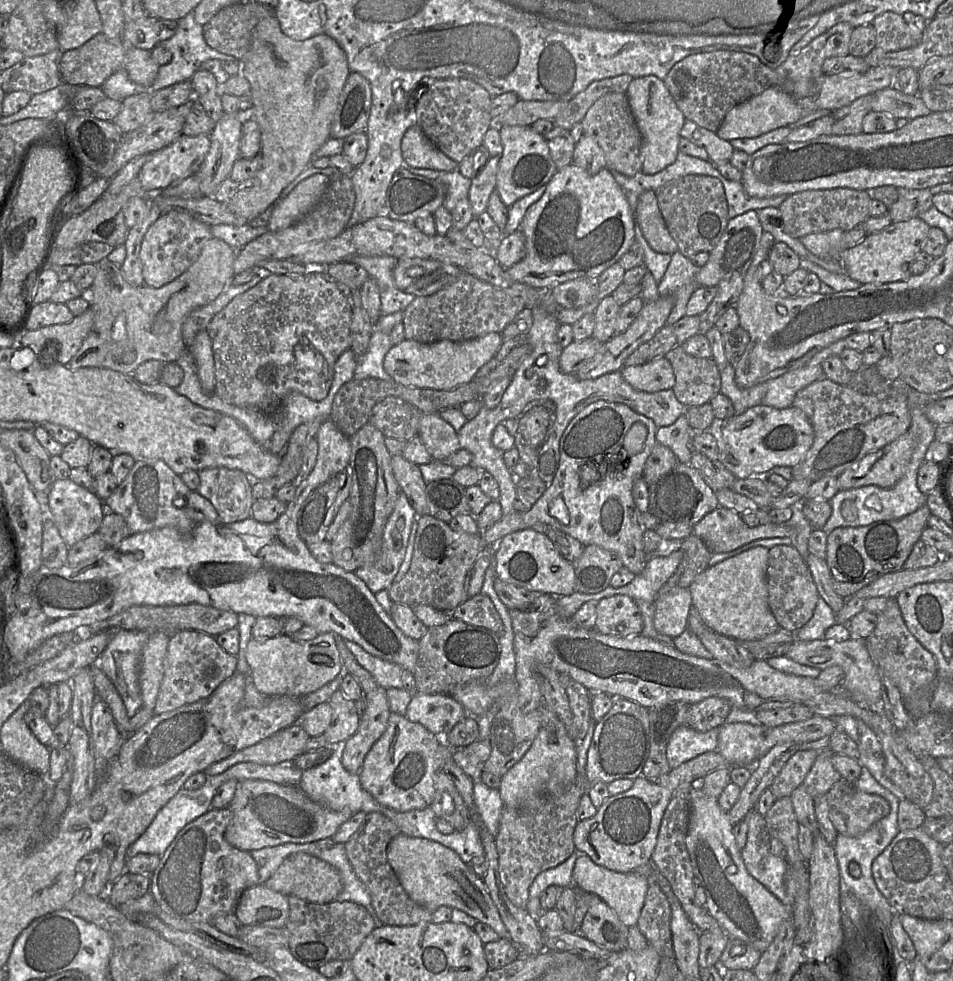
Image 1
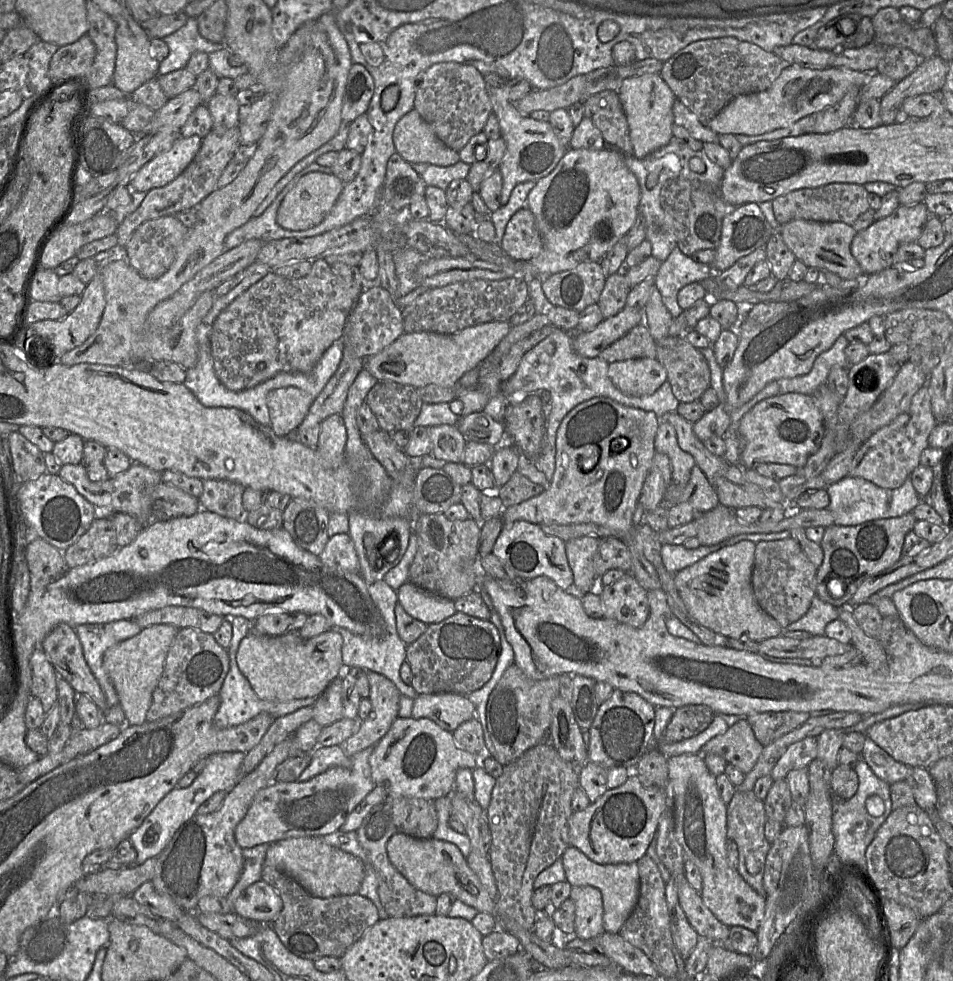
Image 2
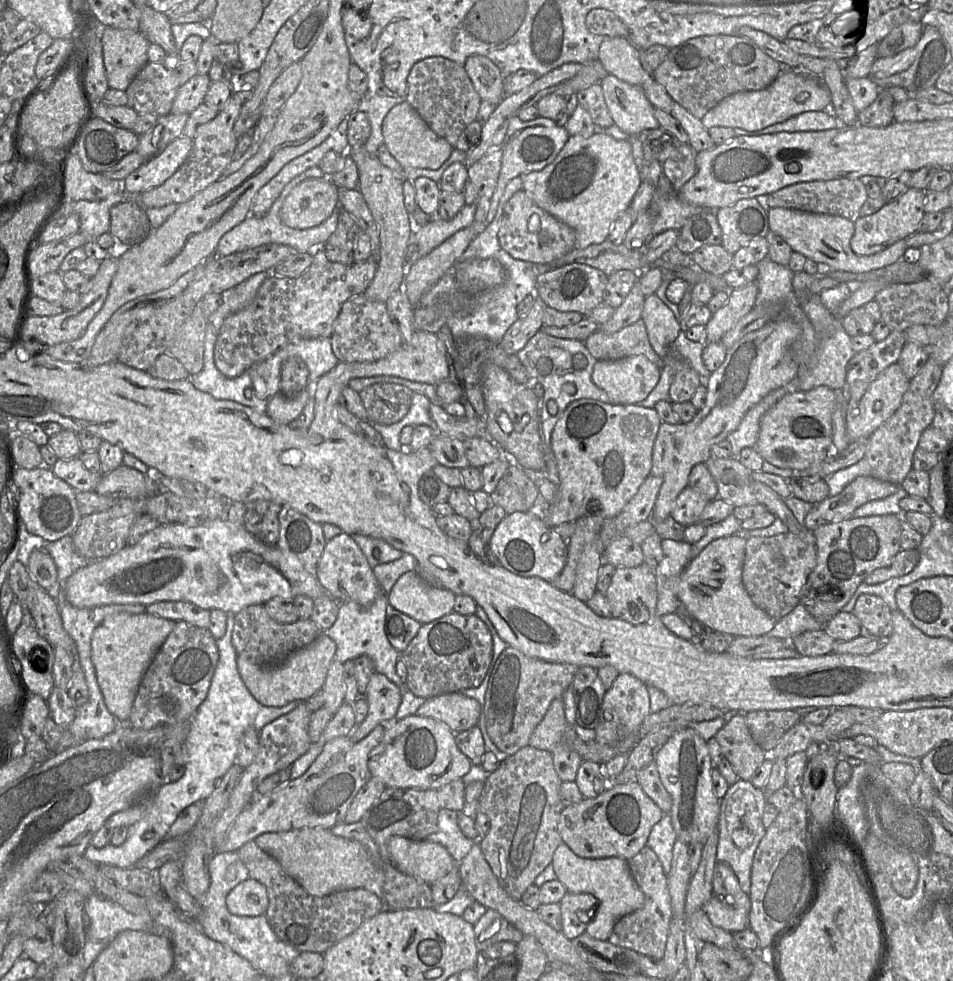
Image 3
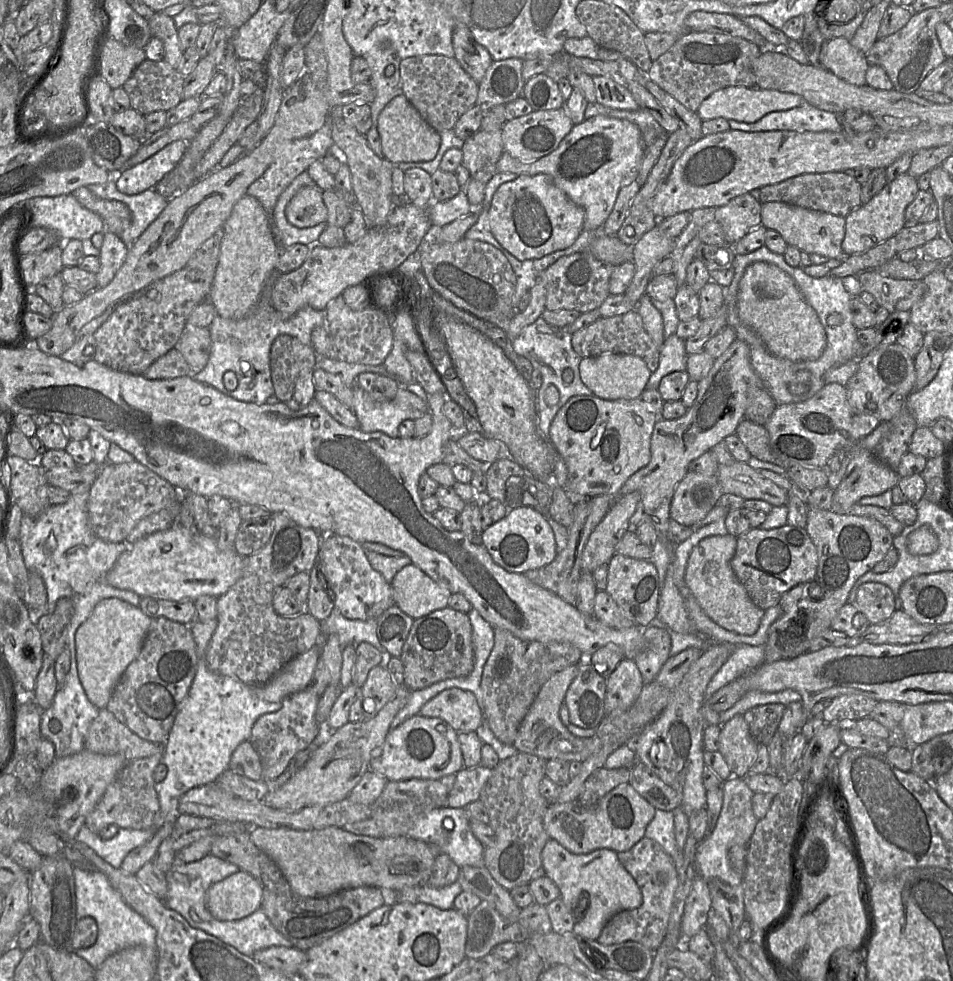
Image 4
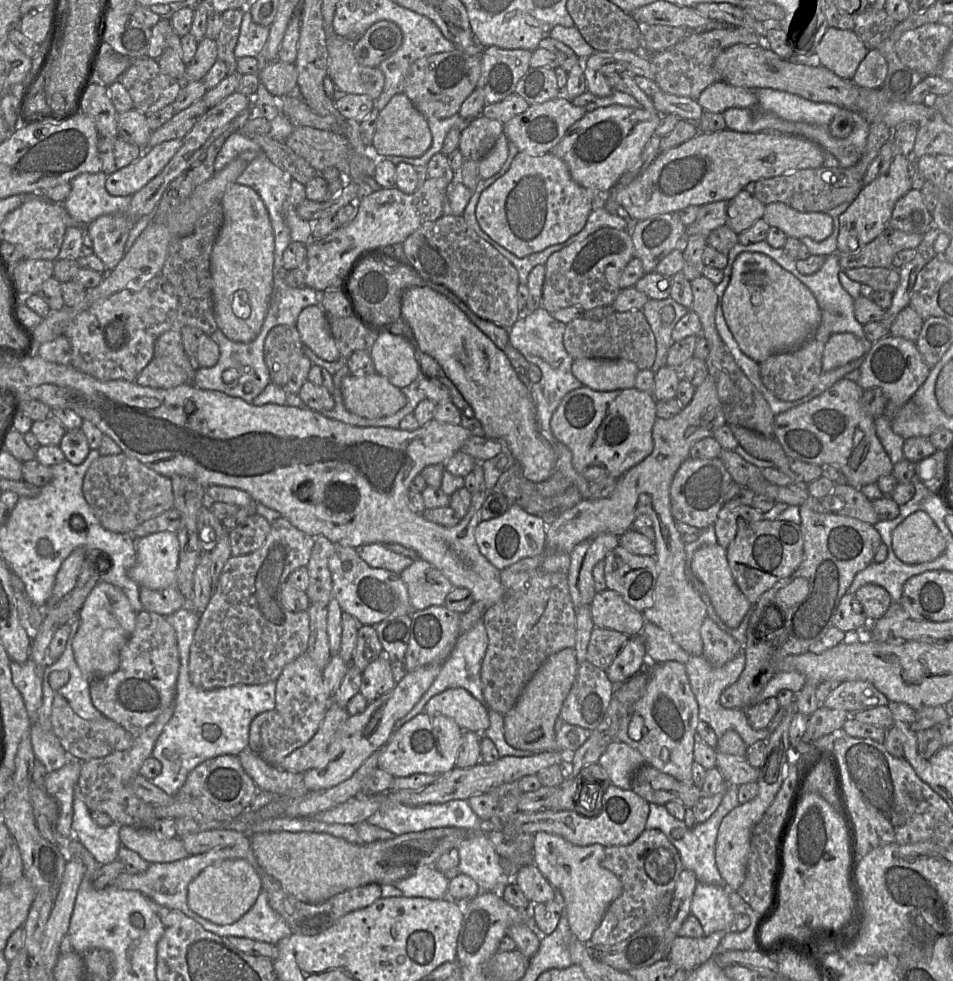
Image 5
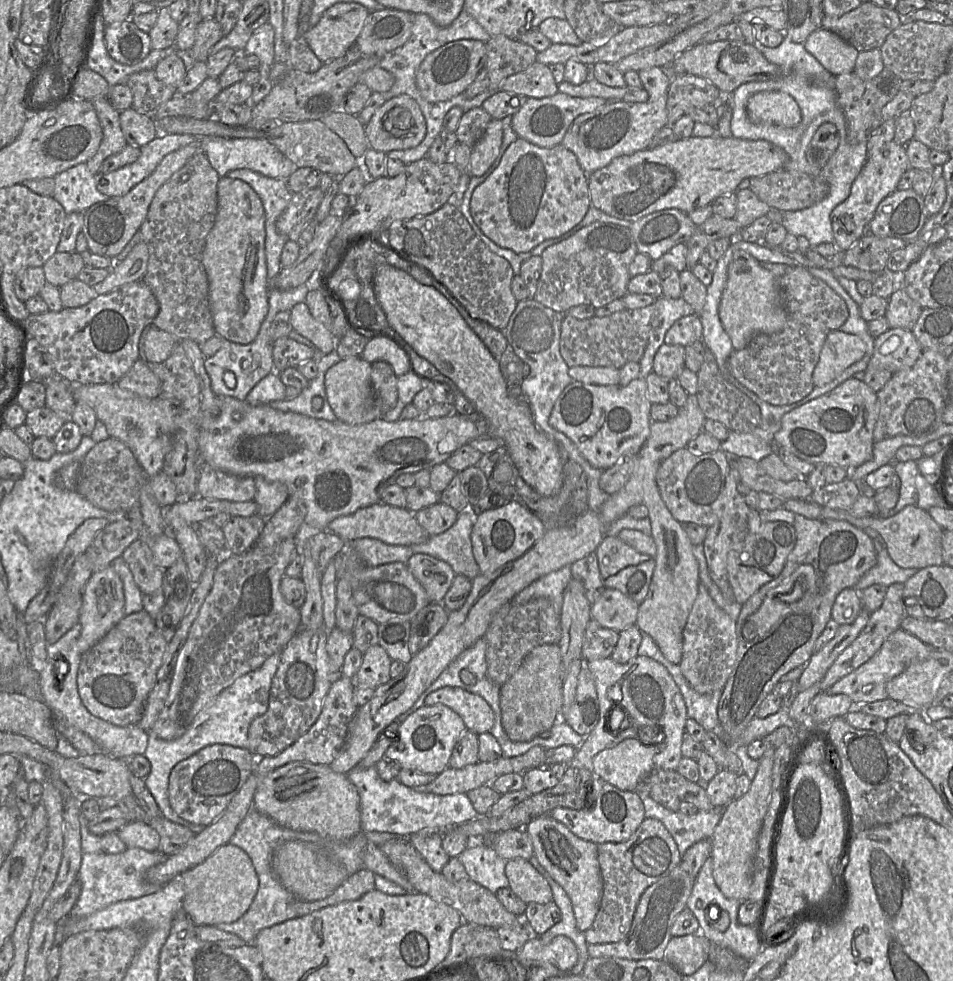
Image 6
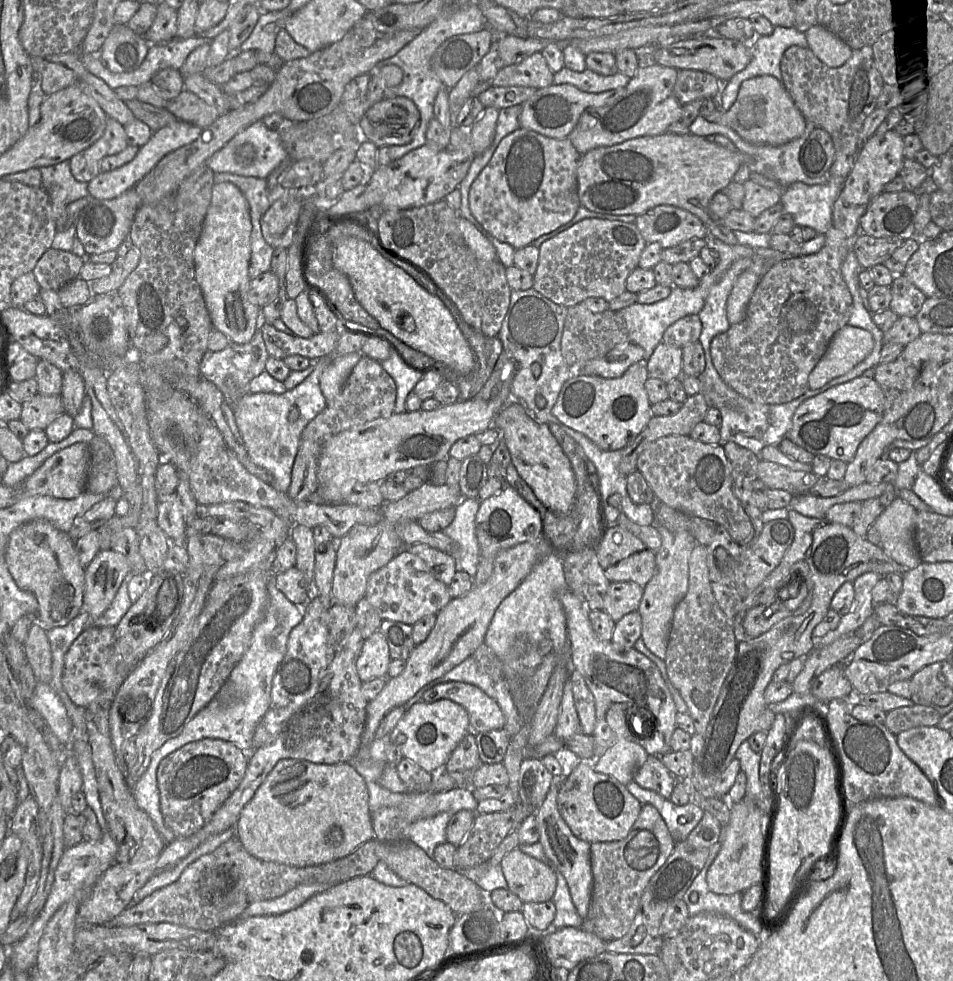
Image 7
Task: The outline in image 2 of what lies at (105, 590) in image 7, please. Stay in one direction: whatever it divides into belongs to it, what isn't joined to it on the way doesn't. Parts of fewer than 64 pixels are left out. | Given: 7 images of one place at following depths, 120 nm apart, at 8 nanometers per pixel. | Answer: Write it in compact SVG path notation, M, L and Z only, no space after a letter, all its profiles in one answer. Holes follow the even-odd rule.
M168 624L152 625L105 651L103 666L112 681L129 726L141 725L146 721L152 693L163 673L167 652L178 631L178 628Z

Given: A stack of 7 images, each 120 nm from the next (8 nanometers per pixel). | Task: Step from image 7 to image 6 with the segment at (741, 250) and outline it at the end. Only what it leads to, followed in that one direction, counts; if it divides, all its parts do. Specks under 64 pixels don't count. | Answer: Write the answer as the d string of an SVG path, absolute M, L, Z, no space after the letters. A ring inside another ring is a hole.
M664 296L644 308L631 311L639 331L647 334L647 346L640 360L640 376L646 378L653 371L654 357L664 343L667 331L679 319L694 315L693 308L682 298Z

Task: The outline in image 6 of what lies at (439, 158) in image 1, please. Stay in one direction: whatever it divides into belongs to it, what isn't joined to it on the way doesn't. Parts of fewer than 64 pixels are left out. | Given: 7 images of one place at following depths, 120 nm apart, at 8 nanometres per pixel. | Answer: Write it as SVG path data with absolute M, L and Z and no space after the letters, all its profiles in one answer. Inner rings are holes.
M402 94L386 100L375 111L365 125L365 133L370 148L387 154L394 150L407 150L418 146L426 135L426 121L417 102Z

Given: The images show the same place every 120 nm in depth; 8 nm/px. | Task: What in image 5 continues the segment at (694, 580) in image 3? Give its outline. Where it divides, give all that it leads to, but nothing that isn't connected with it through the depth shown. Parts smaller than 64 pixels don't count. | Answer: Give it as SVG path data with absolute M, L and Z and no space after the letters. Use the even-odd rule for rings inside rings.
M718 543L700 547L692 557L691 569L693 574L703 583L720 619L729 628L739 627L753 605L740 590L733 578L727 559L727 549Z

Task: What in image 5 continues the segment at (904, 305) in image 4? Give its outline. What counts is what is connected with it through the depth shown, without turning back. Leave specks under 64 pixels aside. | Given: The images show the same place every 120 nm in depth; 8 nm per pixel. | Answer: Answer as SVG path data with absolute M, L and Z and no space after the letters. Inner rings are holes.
M859 267L844 271L853 281L869 285L874 291L894 293L899 284L899 269L894 267Z

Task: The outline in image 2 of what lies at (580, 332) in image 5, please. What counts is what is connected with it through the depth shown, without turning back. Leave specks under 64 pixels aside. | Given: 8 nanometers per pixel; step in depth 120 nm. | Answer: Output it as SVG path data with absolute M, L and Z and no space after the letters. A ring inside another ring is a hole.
M641 323L606 347L598 357L608 363L637 358L656 359L656 341L647 326Z

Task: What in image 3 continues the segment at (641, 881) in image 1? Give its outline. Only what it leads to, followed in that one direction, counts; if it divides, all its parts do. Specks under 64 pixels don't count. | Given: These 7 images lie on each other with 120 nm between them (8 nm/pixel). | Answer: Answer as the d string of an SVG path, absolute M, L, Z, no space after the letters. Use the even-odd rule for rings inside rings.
M564 843L555 850L551 865L554 868L558 881L568 893L588 893L596 897L598 906L595 915L589 921L585 933L592 938L608 941L616 922L625 915L643 907L645 897L628 866L627 860L619 857L602 859L588 859L578 857Z

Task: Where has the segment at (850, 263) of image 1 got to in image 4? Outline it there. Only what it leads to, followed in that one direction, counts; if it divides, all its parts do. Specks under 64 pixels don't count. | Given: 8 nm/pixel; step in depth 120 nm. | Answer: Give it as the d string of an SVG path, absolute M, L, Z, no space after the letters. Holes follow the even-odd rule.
M909 173L902 174L887 183L869 202L861 204L845 217L842 250L849 256L861 254L899 232L906 226L905 209L915 199L919 191L917 179Z

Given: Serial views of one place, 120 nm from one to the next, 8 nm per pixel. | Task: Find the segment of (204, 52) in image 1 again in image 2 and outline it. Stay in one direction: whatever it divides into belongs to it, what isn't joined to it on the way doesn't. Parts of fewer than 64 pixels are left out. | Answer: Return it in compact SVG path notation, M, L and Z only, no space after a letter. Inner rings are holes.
M189 18L184 26L164 37L163 41L168 46L169 53L159 63L158 75L160 76L185 68L189 58L195 52L210 54L227 48L224 43L214 43L203 38L199 33L196 18Z

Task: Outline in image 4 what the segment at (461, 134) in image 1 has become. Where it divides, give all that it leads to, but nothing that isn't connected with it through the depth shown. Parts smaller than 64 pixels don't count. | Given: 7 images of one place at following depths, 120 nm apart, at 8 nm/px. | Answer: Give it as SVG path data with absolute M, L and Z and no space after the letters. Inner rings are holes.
M431 54L405 58L400 62L400 77L403 94L421 117L437 132L454 129L458 119L476 104L478 83L465 72L455 57Z

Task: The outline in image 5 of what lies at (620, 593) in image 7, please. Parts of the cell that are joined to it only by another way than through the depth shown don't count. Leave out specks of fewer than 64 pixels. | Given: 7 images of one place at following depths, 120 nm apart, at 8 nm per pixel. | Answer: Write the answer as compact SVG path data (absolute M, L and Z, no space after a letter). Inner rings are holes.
M608 589L594 595L590 609L595 627L629 637L638 636L646 623L641 612L628 605L617 592Z

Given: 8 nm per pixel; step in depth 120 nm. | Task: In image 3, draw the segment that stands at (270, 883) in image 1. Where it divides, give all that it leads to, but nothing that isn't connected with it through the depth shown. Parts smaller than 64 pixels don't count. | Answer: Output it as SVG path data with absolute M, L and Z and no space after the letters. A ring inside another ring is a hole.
M300 828L286 832L264 833L254 842L274 857L283 870L312 896L363 888L377 870L366 848L355 840L334 835L330 829Z

